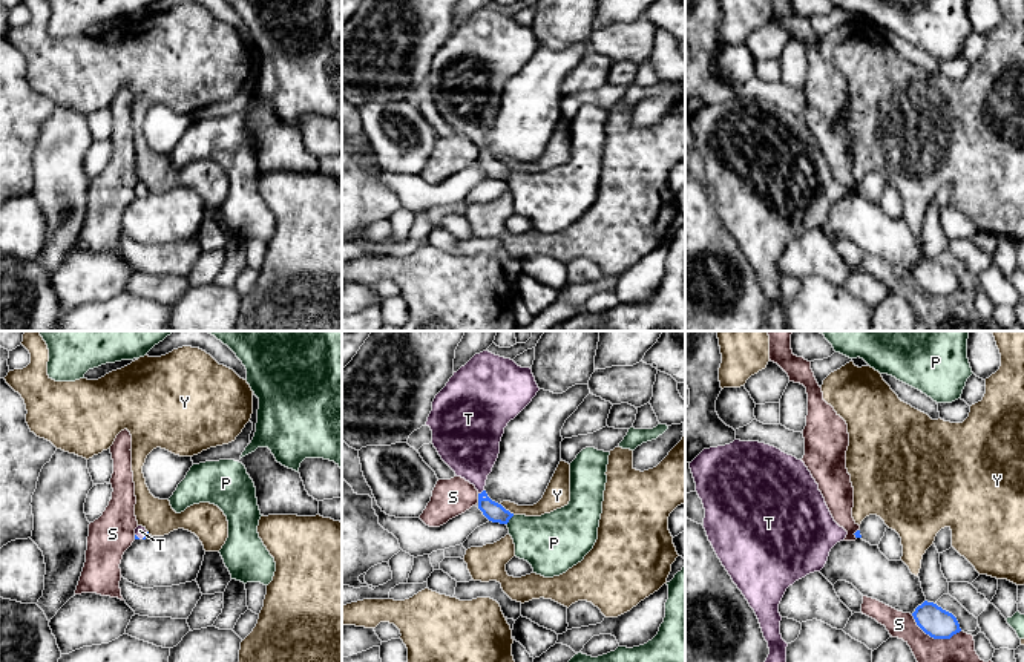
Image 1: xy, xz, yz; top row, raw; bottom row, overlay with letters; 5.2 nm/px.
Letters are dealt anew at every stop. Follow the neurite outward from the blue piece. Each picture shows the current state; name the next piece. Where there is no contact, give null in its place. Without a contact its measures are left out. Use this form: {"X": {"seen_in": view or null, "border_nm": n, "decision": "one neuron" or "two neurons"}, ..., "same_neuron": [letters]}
{"P": {"seen_in": "xz", "border_nm": 70, "decision": "two neurons"}, "S": {"seen_in": "yz", "border_nm": 280, "decision": "two neurons"}, "T": {"seen_in": "xz", "border_nm": 40, "decision": "one neuron"}, "Y": {"seen_in": "xz", "border_nm": 100, "decision": "two neurons"}, "same_neuron": ["T"]}

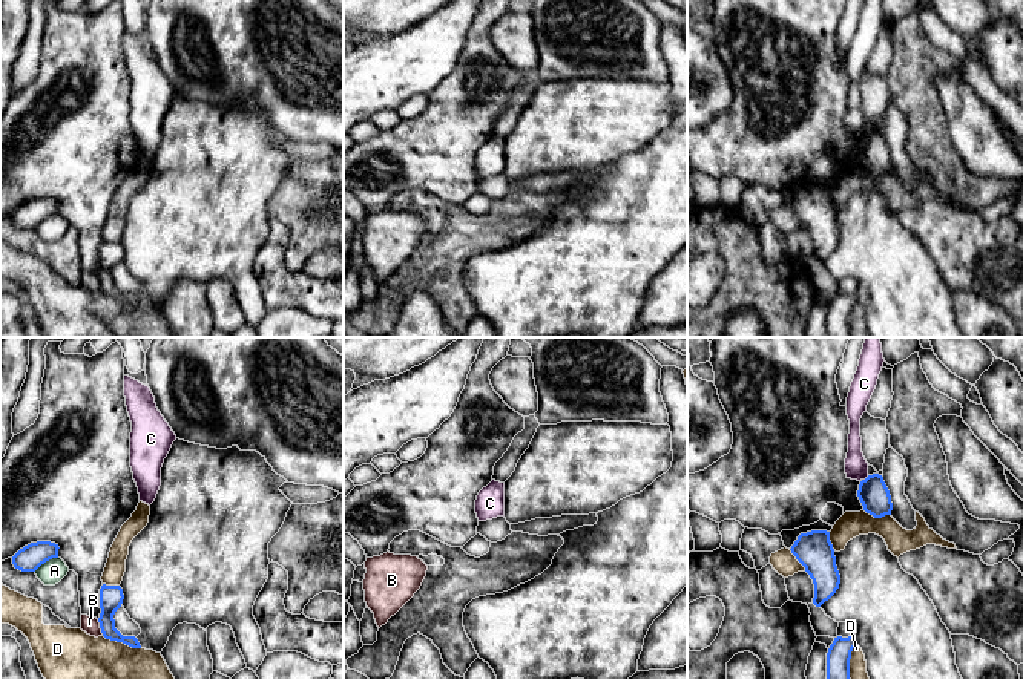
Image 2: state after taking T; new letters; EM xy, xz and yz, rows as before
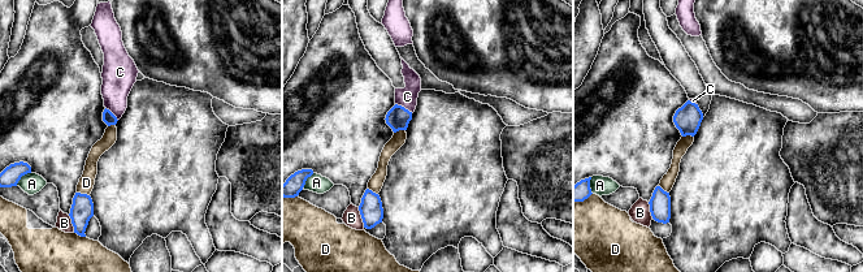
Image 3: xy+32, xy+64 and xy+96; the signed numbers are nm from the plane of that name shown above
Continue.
{"A": {"seen_in": "xy", "border_nm": 150, "decision": "two neurons"}, "B": {"seen_in": "xy", "border_nm": 90, "decision": "two neurons"}, "C": {"seen_in": "yz", "border_nm": 50, "decision": "two neurons"}, "D": {"seen_in": "xy", "border_nm": 220, "decision": "two neurons"}, "same_neuron": []}

